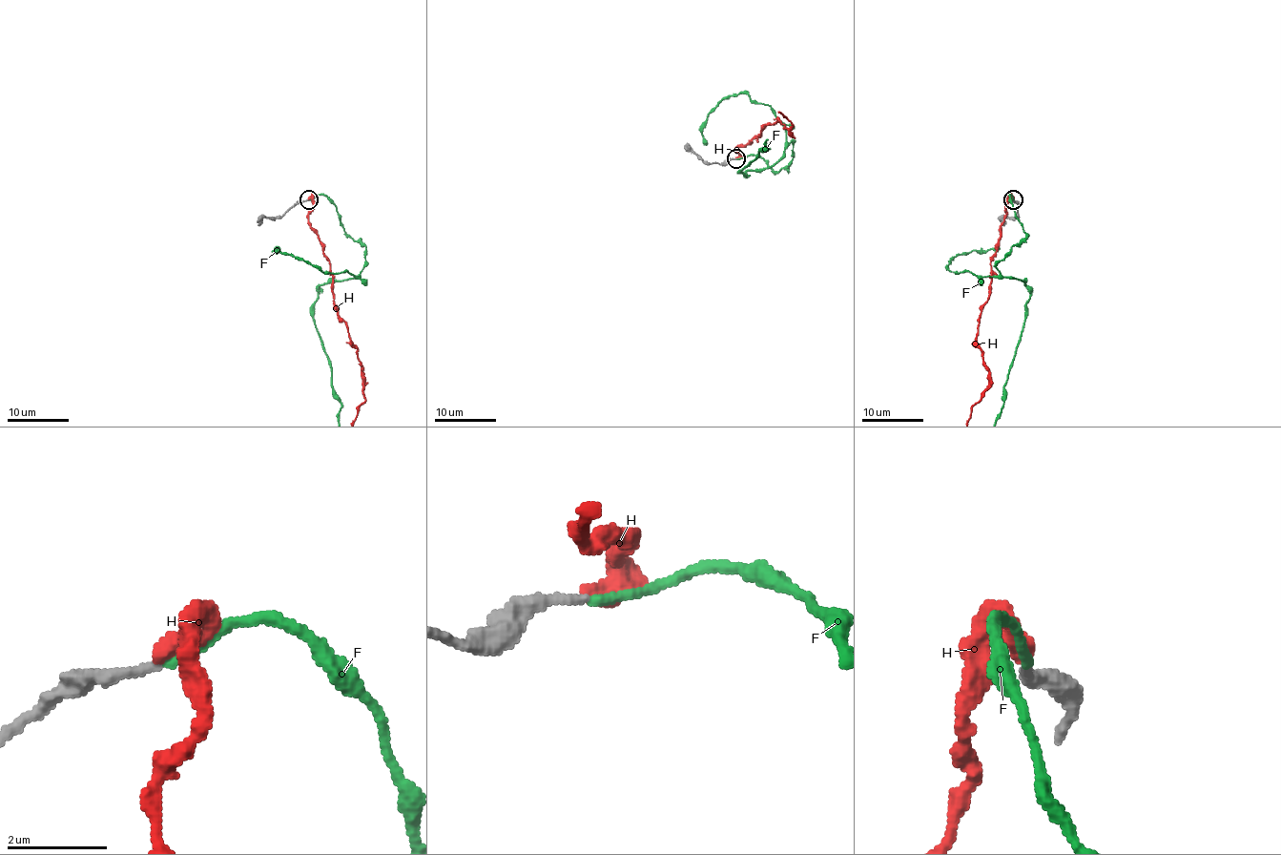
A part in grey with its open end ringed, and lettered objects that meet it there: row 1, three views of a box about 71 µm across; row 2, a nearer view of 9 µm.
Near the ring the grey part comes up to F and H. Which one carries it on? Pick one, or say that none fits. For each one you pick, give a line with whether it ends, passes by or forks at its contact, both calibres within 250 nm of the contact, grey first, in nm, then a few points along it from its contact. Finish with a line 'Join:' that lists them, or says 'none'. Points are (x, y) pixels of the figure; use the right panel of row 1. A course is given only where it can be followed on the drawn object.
F: it ends; calibres 200 and 170 nm
Join: F

